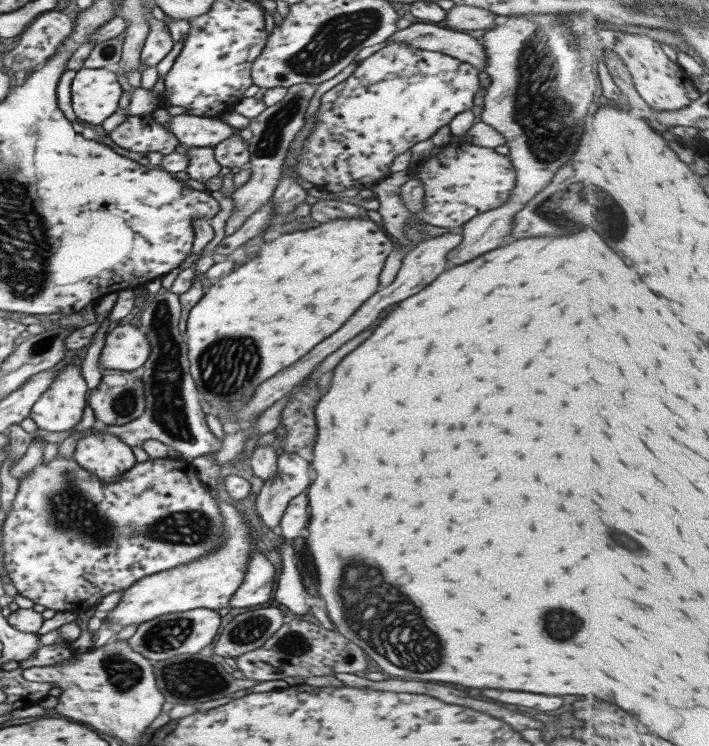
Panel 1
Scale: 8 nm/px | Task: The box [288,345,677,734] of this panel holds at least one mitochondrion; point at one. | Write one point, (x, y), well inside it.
(406, 637)

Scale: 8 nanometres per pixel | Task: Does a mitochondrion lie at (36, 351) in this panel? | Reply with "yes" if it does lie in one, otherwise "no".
yes

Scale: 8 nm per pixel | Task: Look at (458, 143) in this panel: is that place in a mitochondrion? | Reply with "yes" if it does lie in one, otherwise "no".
no

